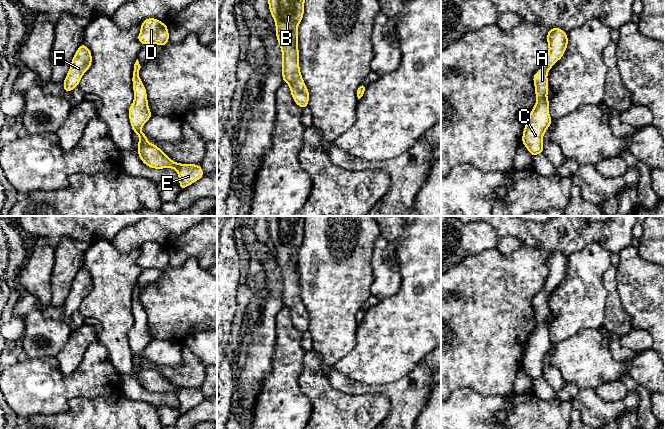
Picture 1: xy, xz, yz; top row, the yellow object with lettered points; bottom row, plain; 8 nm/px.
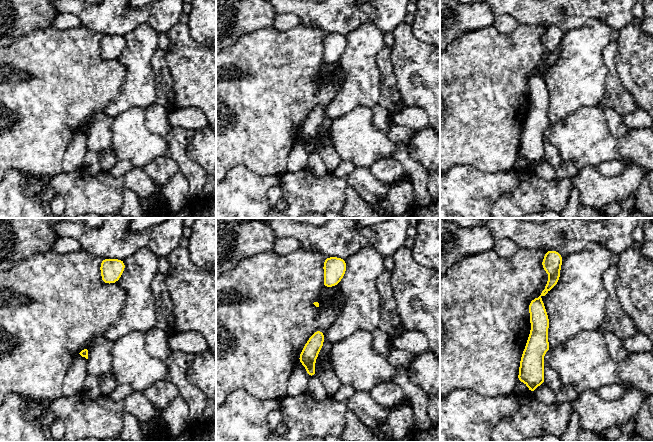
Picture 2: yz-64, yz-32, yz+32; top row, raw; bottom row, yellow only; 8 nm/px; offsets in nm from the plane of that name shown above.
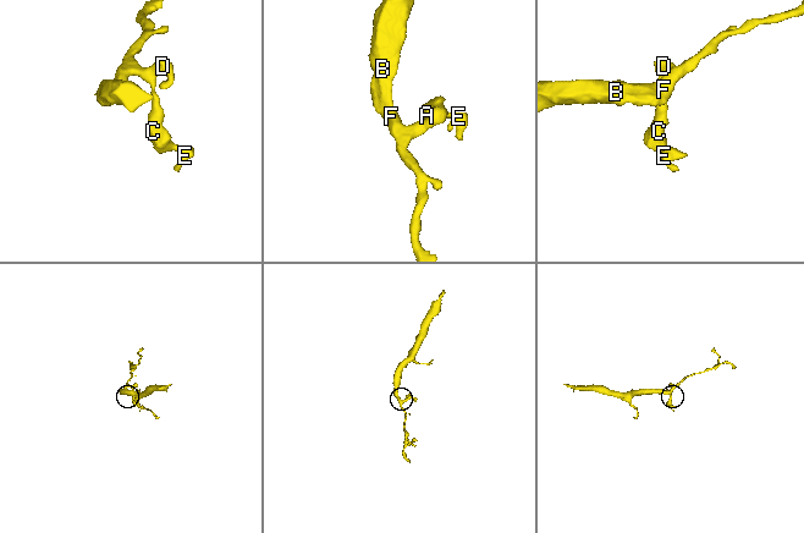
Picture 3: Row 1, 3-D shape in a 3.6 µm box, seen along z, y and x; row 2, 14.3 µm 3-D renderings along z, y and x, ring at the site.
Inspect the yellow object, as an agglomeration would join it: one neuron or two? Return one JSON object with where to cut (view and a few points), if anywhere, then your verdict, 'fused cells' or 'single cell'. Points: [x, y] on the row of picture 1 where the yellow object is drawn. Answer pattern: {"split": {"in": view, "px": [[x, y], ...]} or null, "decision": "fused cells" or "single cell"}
{"split": null, "decision": "single cell"}

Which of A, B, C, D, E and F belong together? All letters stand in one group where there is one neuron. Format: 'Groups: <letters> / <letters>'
Groups: A B C D E F

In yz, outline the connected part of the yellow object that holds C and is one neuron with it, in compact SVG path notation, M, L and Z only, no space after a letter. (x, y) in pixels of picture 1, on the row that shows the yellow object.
M555 27L549 29L546 40L549 50L544 65L533 75L537 101L530 112L521 141L532 157L544 151L543 135L552 123L549 114L550 101L547 99L549 91L547 74L553 65L563 57L568 46L568 35L561 28Z

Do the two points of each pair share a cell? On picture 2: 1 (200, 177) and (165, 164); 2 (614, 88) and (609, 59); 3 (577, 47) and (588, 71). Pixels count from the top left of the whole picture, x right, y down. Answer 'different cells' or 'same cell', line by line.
1: different cells
2: same cell
3: same cell

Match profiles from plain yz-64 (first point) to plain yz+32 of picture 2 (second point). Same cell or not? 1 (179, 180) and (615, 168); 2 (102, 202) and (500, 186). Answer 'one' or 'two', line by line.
1: one
2: two

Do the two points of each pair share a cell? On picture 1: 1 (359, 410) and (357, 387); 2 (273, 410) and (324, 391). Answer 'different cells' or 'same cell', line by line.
1: different cells
2: different cells

